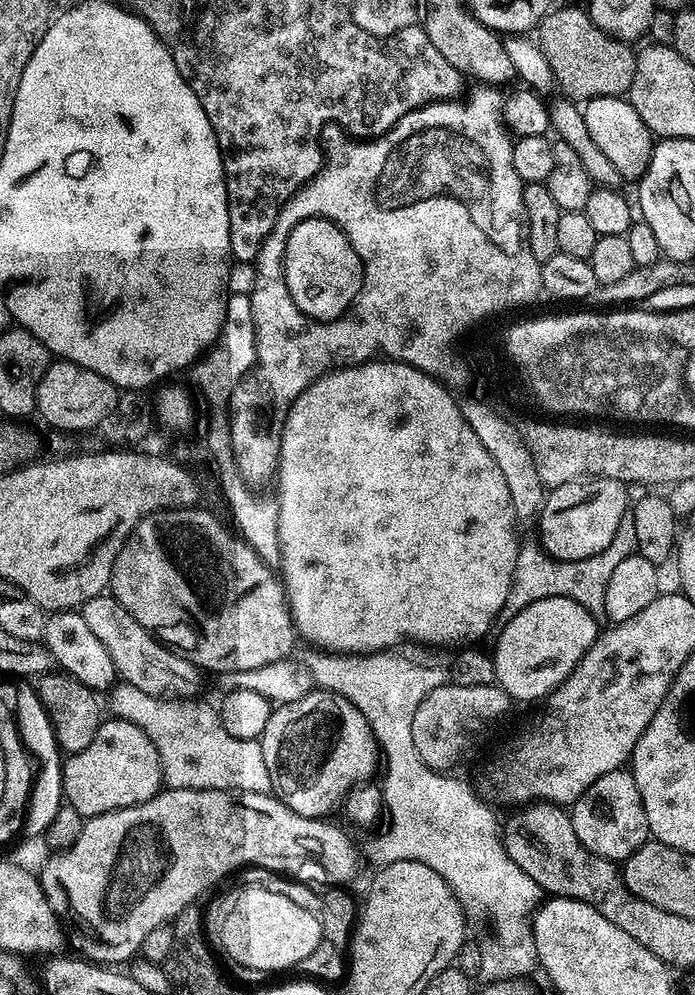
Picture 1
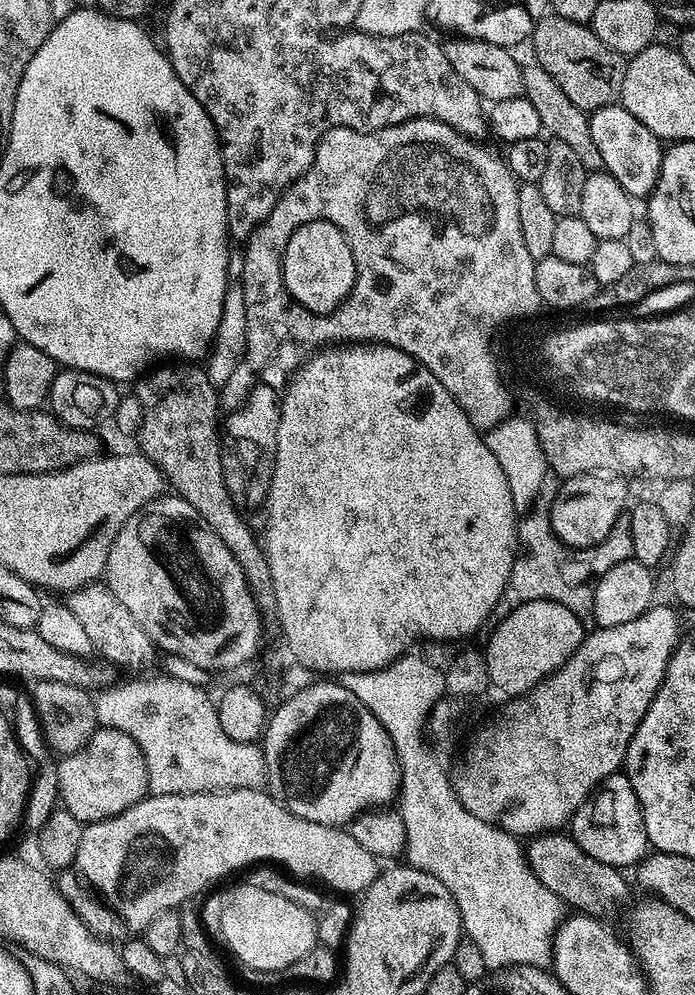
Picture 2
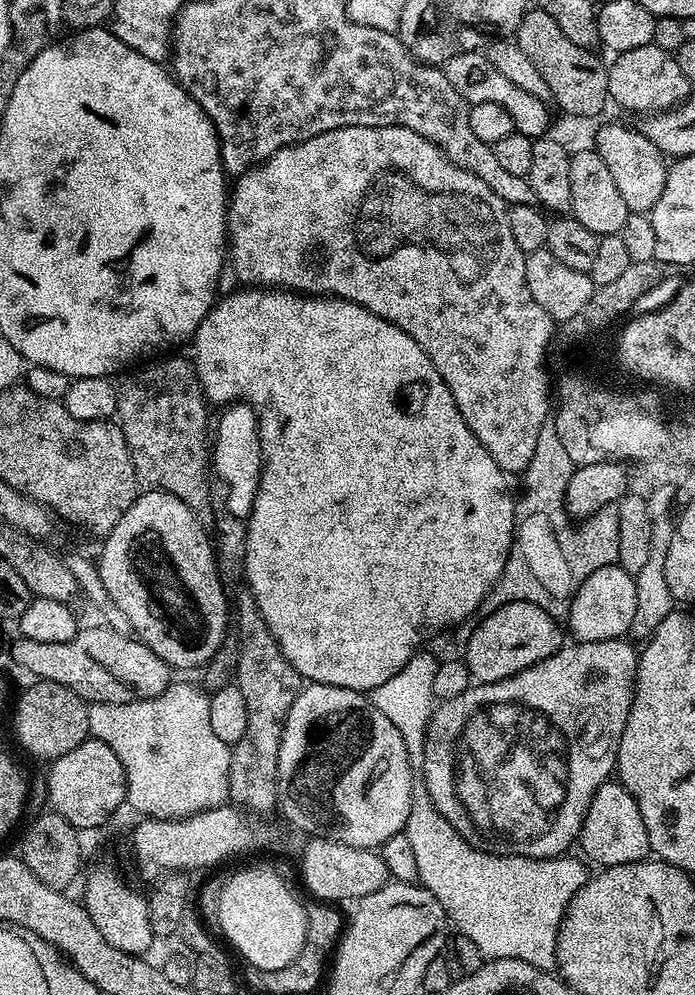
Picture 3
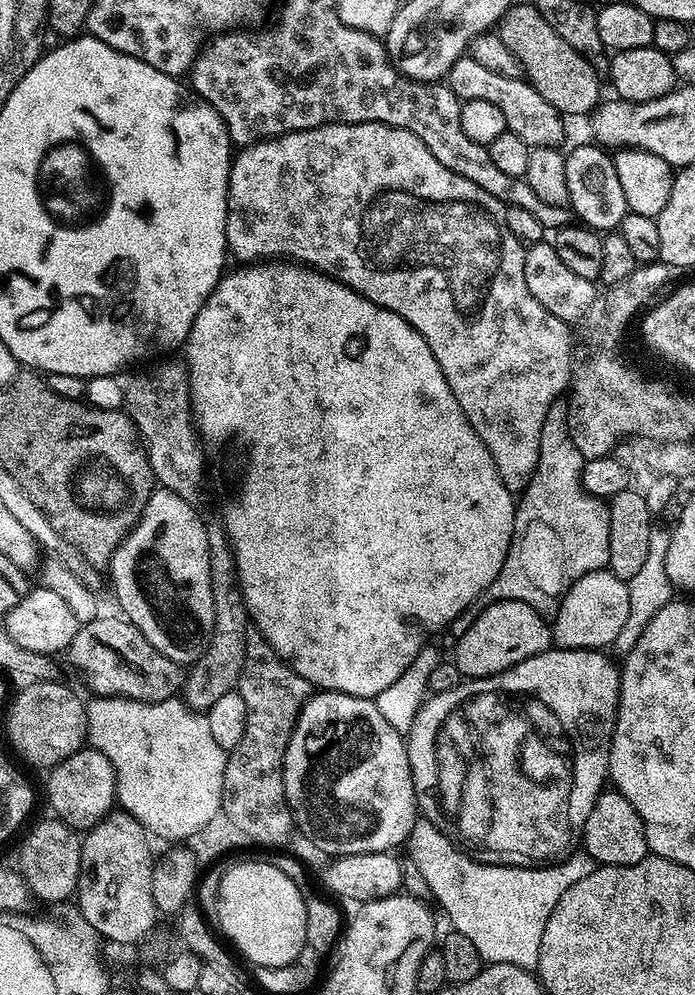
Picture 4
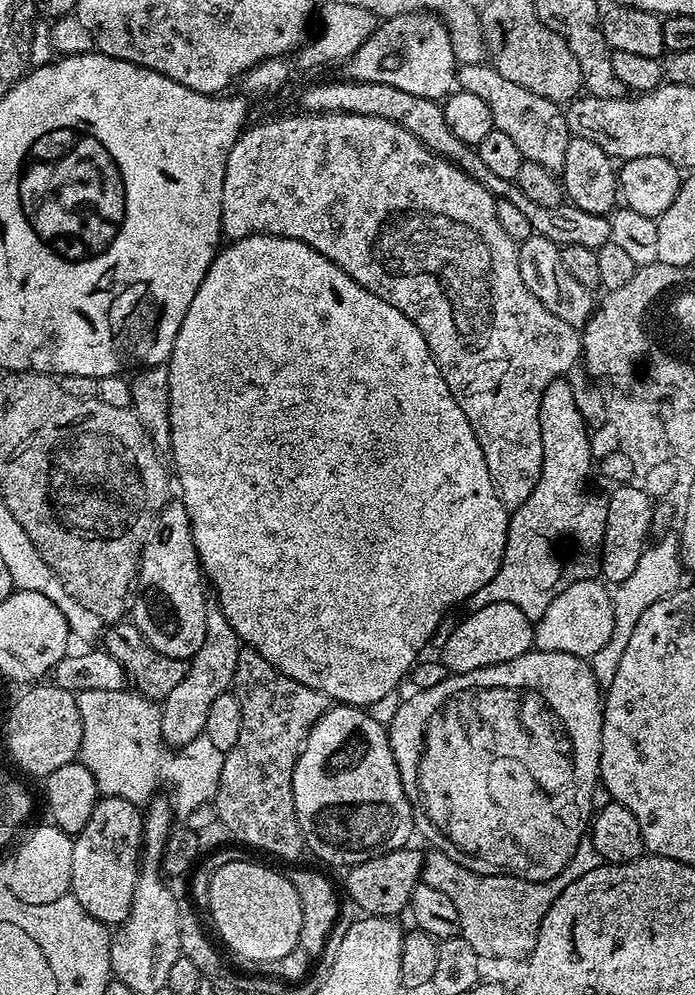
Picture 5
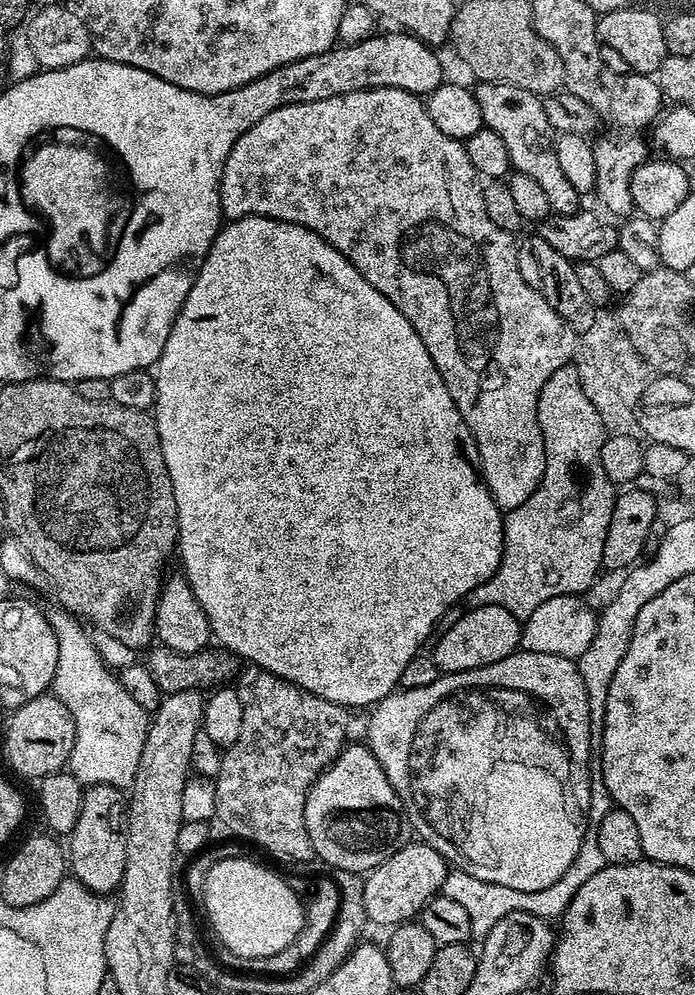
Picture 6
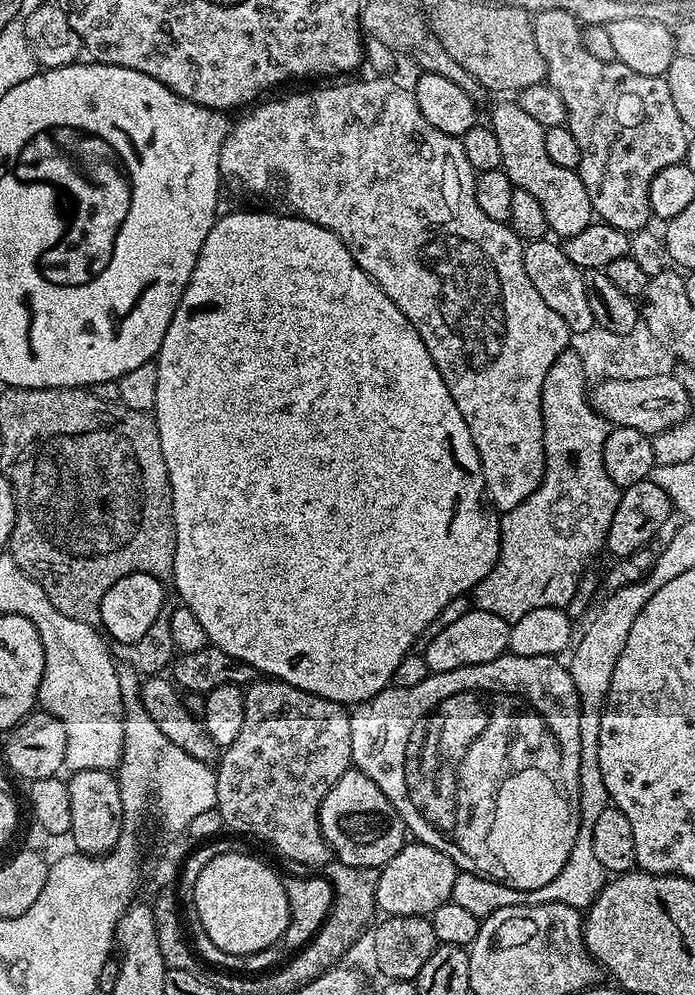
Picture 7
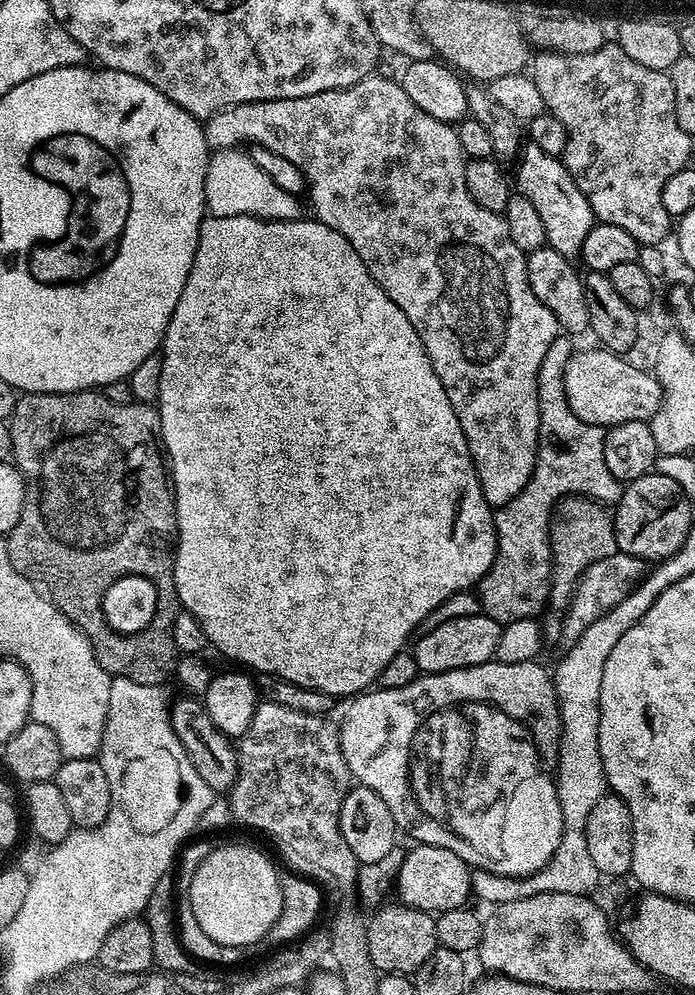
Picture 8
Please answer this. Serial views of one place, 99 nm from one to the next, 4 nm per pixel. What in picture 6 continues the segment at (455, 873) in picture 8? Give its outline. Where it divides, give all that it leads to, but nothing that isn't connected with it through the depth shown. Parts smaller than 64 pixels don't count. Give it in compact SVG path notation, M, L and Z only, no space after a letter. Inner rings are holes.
M406 842L386 862L382 862L364 876L362 902L365 904L367 919L373 924L406 924L415 921L431 896L437 895L444 887L450 865L438 850L423 842Z

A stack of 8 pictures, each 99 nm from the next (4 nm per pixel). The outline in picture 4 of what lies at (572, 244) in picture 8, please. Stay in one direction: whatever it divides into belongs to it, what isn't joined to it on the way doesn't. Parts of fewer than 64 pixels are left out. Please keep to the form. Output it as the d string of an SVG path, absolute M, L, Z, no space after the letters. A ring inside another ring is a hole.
M465 54L450 66L446 83L449 90L462 102L466 100L481 100L482 102L494 102L502 115L506 117L506 126L509 132L518 134L522 142L526 142L532 148L555 148L563 145L565 117L534 86L520 76L506 78L506 74L497 74L479 62L474 62L471 54Z

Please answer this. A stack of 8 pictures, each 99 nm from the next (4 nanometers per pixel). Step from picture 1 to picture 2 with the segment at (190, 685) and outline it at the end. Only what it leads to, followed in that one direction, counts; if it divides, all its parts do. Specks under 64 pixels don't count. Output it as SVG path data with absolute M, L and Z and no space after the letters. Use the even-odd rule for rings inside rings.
M93 582L83 587L69 591L66 603L68 609L78 617L78 622L85 628L90 637L93 649L99 651L110 661L122 664L130 668L136 668L144 664L154 656L154 645L152 639L134 622L134 614L114 598L114 594L108 589L107 583Z

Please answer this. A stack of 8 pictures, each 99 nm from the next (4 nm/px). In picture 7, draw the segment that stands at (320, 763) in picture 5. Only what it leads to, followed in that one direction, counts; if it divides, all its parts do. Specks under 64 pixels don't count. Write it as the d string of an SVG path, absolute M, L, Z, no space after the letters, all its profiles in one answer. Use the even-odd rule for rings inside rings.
M355 766L348 769L326 794L320 807L320 829L331 855L346 866L381 869L406 843L406 829L398 810L382 790Z

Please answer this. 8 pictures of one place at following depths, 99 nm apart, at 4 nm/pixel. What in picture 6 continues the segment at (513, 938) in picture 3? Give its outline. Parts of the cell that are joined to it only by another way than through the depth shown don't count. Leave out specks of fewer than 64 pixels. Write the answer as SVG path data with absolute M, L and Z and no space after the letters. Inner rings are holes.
M589 826L582 838L582 846L578 846L578 854L574 858L574 862L570 862L570 870L566 870L566 874L562 874L562 878L558 878L558 882L554 882L554 886L546 886L546 890L515 892L510 890L510 886L482 882L482 878L474 878L474 874L452 870L444 879L442 894L446 898L454 898L454 902L459 902L464 907L470 918L473 937L482 938L492 929L494 922L506 918L506 914L529 912L545 918L563 917L574 894L578 894L578 886L582 886L582 882L587 882L589 878L594 878L594 874L598 874L598 870L602 870L604 866L602 850L598 846L598 830L594 826Z

